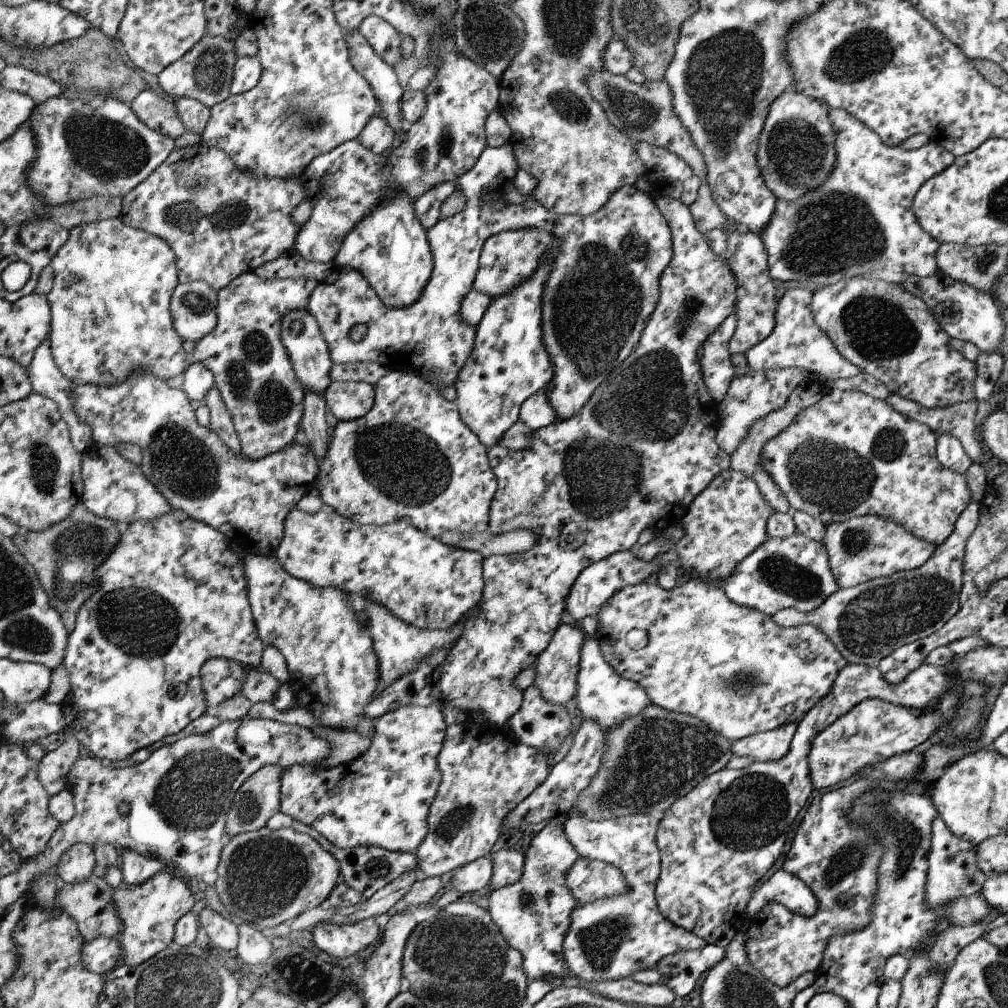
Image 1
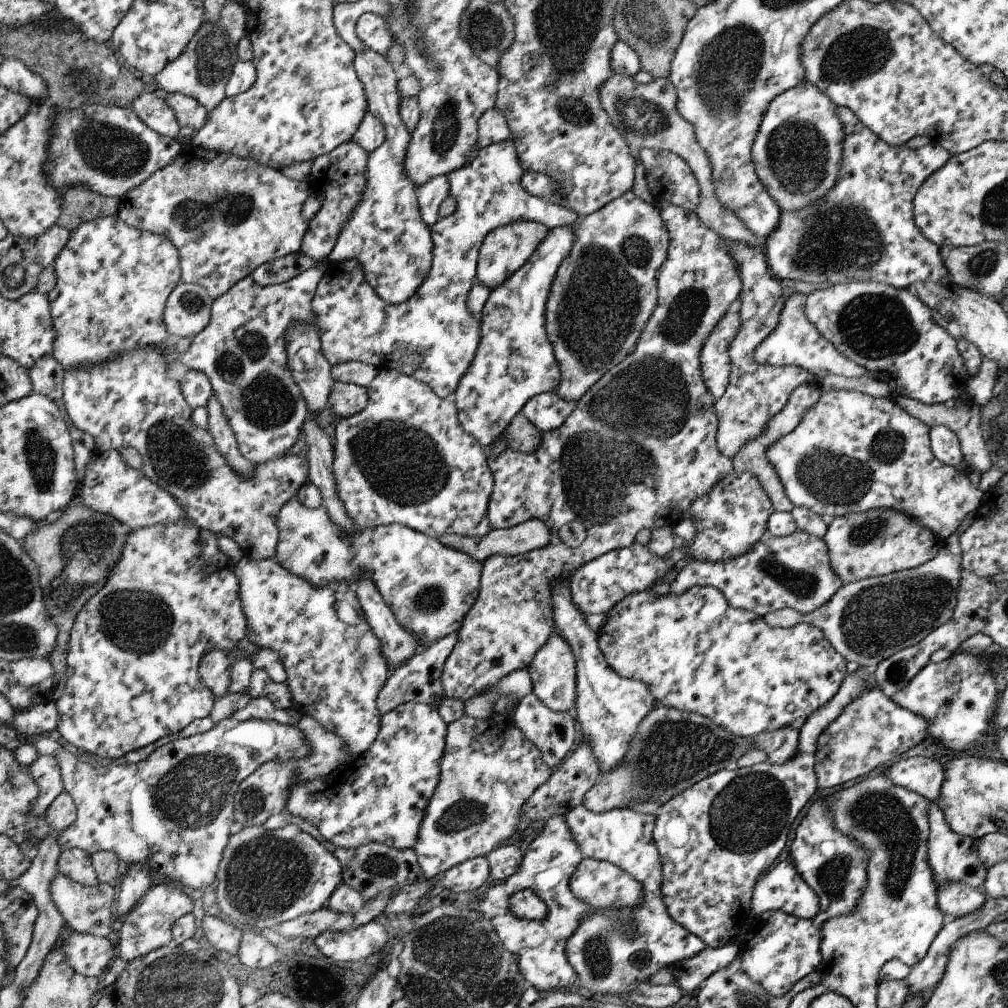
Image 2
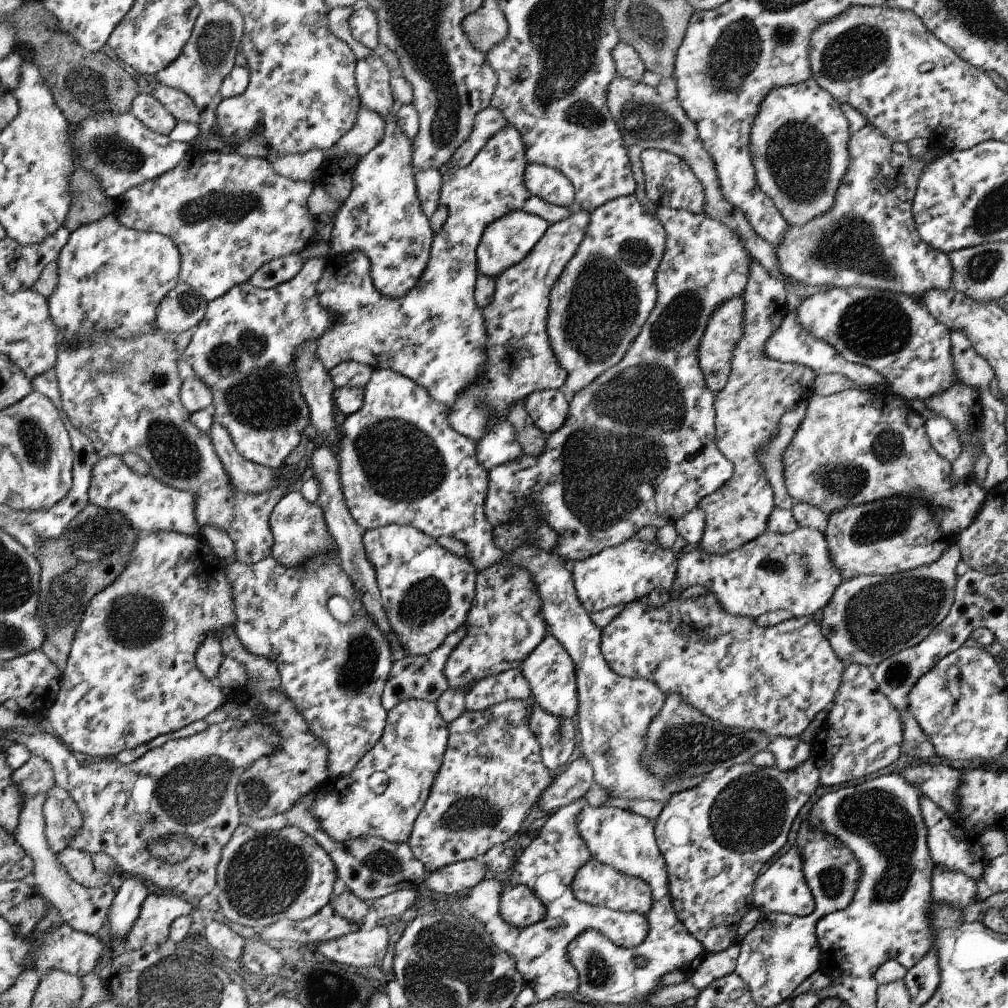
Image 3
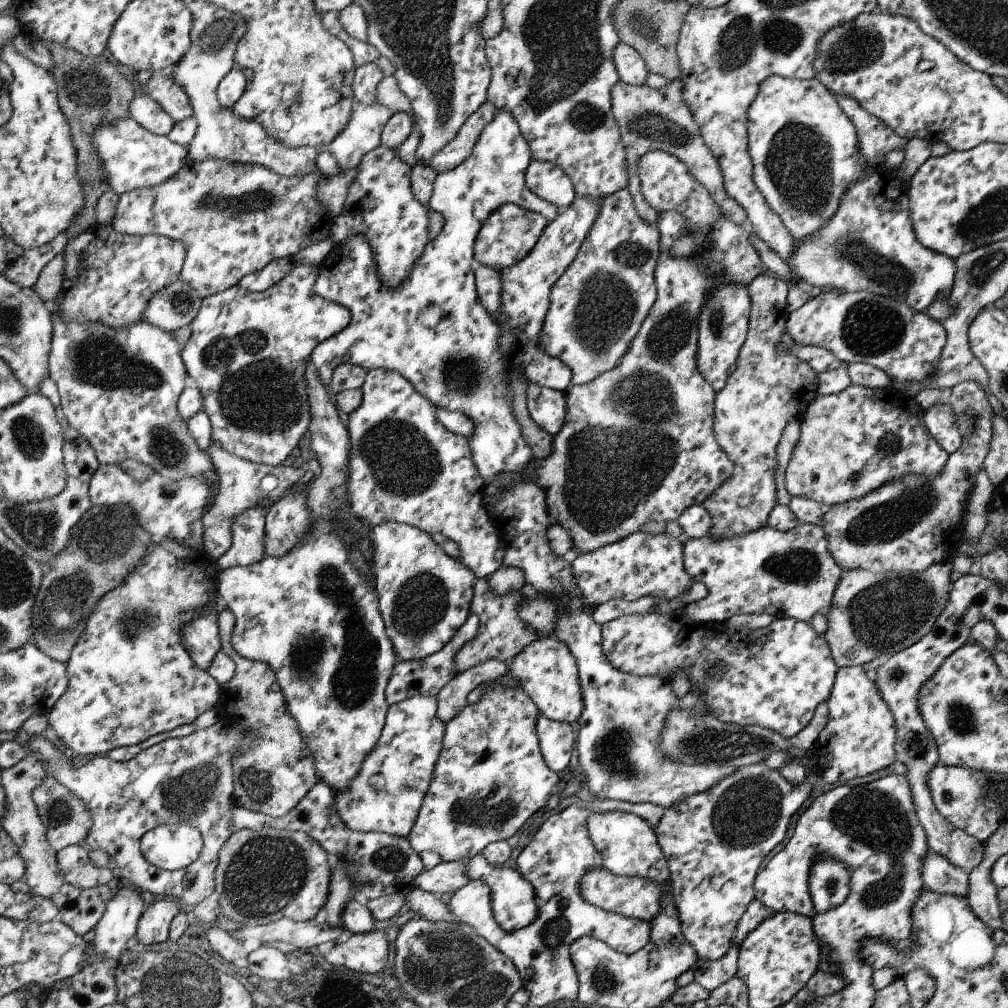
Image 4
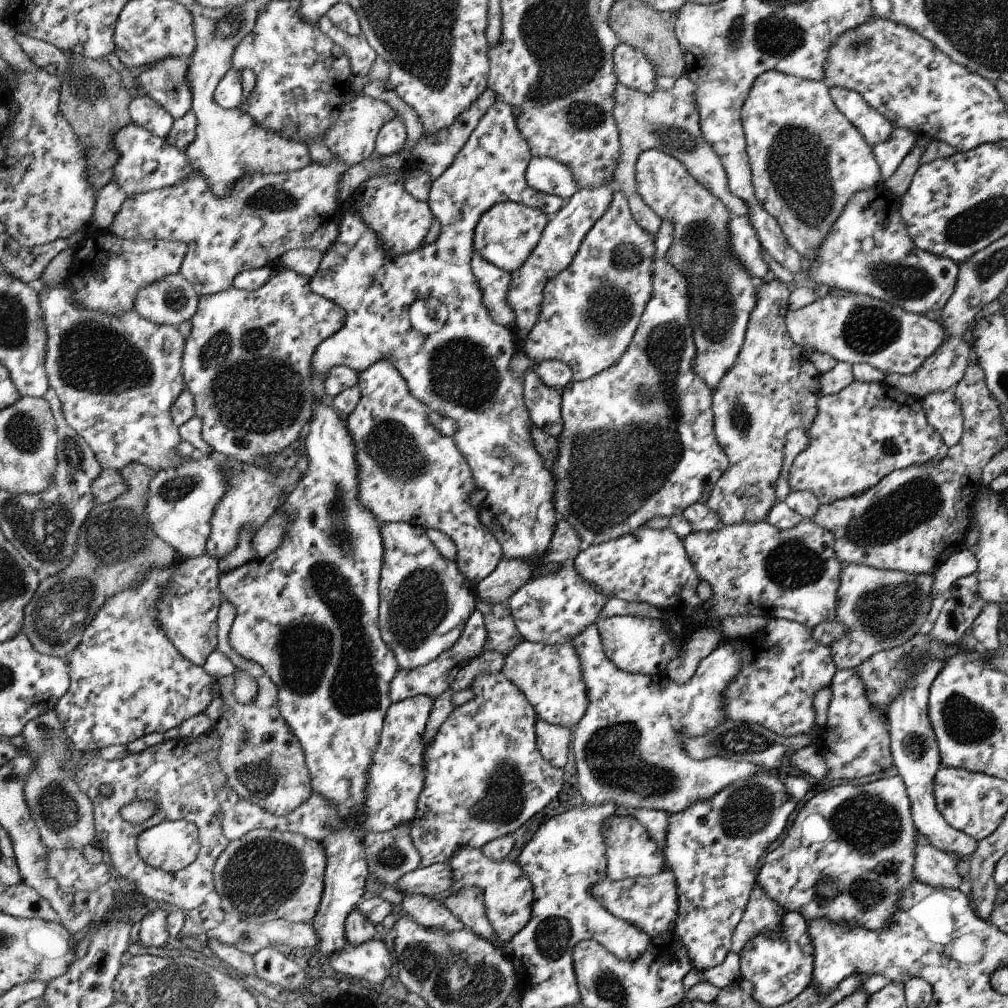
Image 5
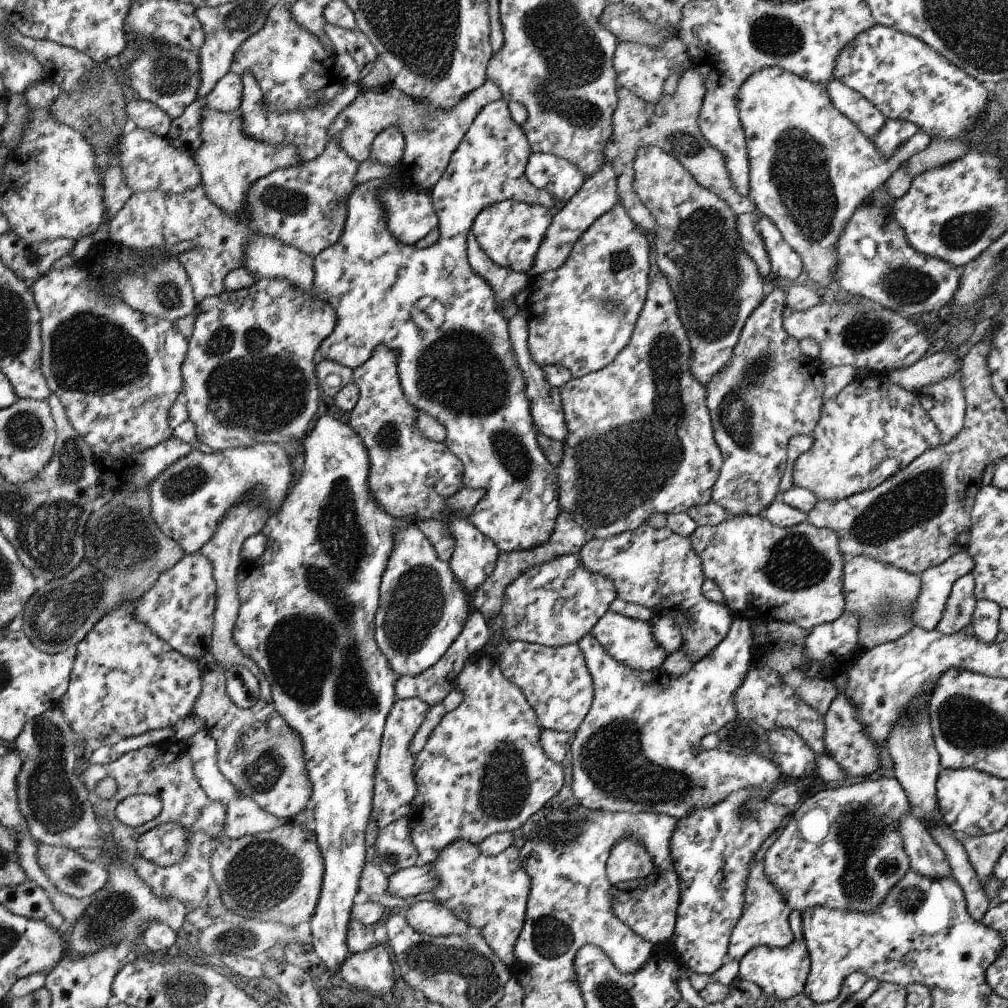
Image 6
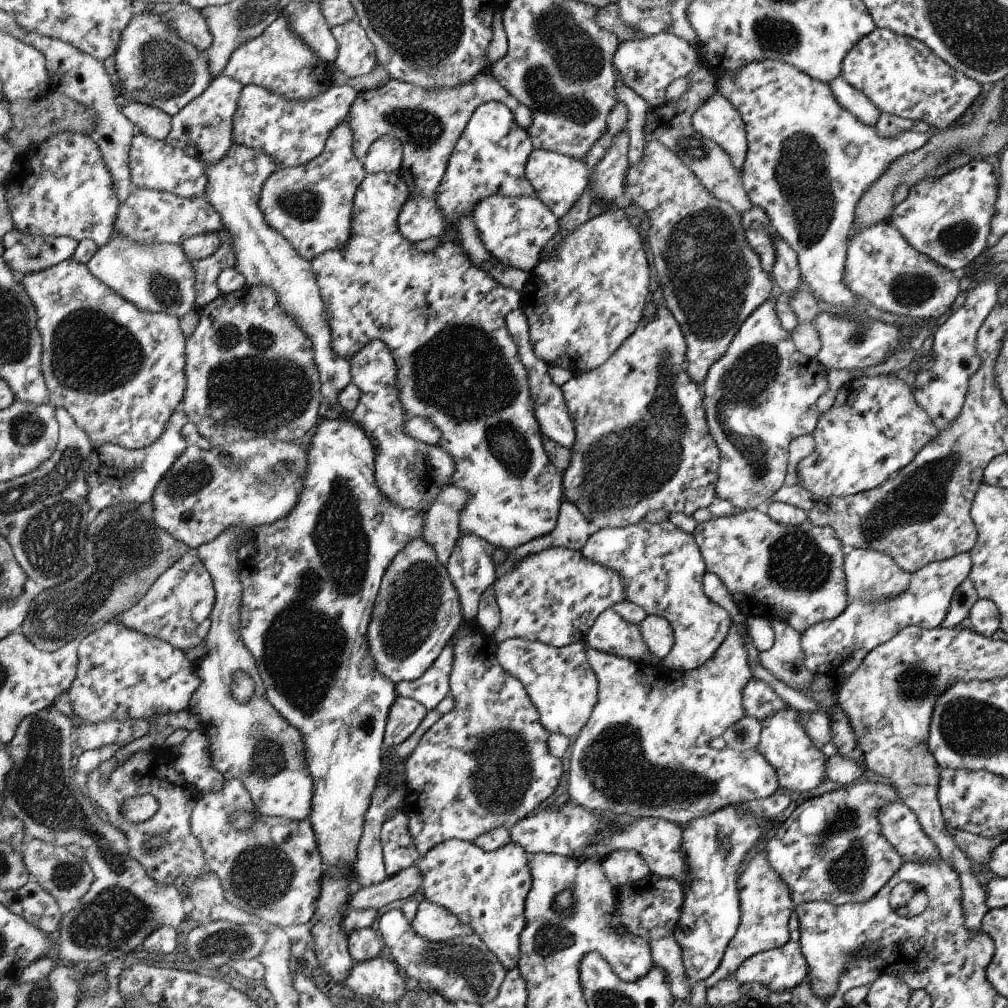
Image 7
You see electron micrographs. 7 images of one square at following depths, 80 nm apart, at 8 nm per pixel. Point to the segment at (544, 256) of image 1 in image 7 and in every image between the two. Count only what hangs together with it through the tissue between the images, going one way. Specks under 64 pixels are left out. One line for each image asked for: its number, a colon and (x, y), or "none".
2: (505, 249)
3: (506, 242)
4: (510, 233)
5: (505, 235)
6: (509, 232)
7: (513, 230)

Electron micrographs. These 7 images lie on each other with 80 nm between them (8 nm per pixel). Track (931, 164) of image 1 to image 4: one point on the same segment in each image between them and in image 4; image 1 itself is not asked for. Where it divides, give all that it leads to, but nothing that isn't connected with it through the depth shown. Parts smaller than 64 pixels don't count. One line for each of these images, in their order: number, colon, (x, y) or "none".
2: (864, 229)
3: (868, 238)
4: (868, 244)

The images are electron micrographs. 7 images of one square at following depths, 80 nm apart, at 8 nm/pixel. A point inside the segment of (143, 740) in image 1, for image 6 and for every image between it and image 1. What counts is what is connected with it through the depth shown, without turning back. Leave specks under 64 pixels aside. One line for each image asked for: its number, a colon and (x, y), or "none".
2: (132, 677)
3: (131, 675)
4: (130, 677)
5: (127, 679)
6: (125, 680)

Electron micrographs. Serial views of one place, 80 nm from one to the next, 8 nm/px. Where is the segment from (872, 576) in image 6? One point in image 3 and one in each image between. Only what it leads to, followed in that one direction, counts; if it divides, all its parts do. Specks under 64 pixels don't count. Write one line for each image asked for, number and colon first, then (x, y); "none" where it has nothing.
3: (870, 617)
4: (873, 615)
5: (880, 610)

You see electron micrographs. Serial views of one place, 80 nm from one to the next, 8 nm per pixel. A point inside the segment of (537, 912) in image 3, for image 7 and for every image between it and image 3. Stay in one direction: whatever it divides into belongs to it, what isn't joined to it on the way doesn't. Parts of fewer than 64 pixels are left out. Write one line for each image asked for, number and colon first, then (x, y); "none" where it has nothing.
4: (513, 906)
5: (506, 891)
6: (490, 893)
7: (486, 890)

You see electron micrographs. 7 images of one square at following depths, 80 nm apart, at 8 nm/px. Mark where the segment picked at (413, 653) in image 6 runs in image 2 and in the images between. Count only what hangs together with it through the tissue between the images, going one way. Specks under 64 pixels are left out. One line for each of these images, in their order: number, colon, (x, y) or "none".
2: (430, 587)
3: (426, 591)
4: (424, 596)
5: (424, 599)

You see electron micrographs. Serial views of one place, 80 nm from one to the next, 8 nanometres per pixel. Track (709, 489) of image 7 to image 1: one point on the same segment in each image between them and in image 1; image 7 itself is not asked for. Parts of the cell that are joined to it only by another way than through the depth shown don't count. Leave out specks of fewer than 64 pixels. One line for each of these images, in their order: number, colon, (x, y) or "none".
1: (638, 452)
2: (638, 448)
3: (638, 448)
4: (637, 445)
5: (637, 442)
6: (640, 440)

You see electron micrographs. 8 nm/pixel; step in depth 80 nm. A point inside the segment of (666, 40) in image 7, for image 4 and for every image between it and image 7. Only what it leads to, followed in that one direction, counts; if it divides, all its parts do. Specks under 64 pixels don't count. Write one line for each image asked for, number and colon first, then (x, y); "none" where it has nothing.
4: (630, 67)
5: (633, 69)
6: (639, 68)

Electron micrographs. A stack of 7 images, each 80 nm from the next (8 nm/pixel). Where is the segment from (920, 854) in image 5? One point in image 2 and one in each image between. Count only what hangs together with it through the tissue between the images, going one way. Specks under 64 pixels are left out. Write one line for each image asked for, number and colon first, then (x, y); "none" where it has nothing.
2: (955, 900)
3: (956, 890)
4: (939, 875)

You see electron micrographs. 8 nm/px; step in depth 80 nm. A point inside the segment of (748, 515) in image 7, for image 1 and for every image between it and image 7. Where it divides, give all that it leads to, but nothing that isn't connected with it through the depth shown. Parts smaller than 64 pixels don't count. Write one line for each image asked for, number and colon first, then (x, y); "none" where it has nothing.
1: (794, 572)
2: (793, 571)
3: (794, 571)
4: (791, 574)
5: (756, 569)
6: (794, 574)

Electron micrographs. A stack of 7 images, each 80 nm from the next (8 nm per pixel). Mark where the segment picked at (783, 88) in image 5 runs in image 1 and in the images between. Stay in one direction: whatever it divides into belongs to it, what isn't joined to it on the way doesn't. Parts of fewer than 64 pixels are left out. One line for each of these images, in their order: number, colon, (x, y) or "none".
1: (795, 153)
2: (796, 152)
3: (798, 140)
4: (804, 151)

